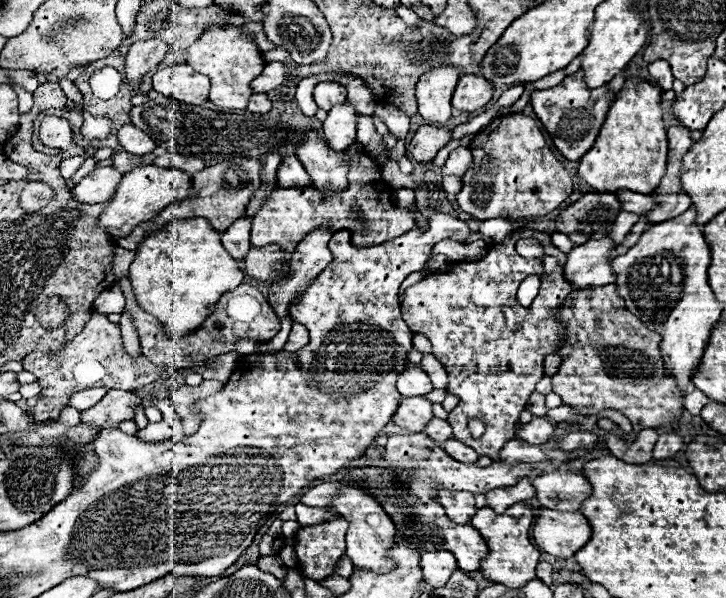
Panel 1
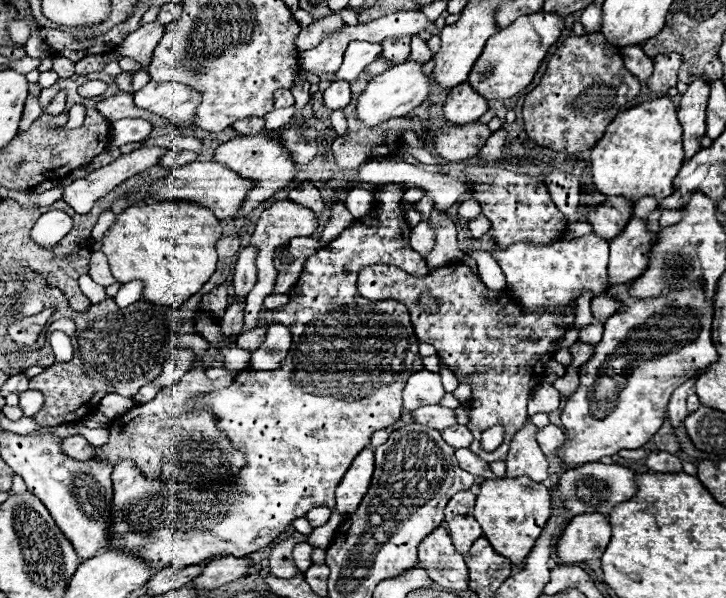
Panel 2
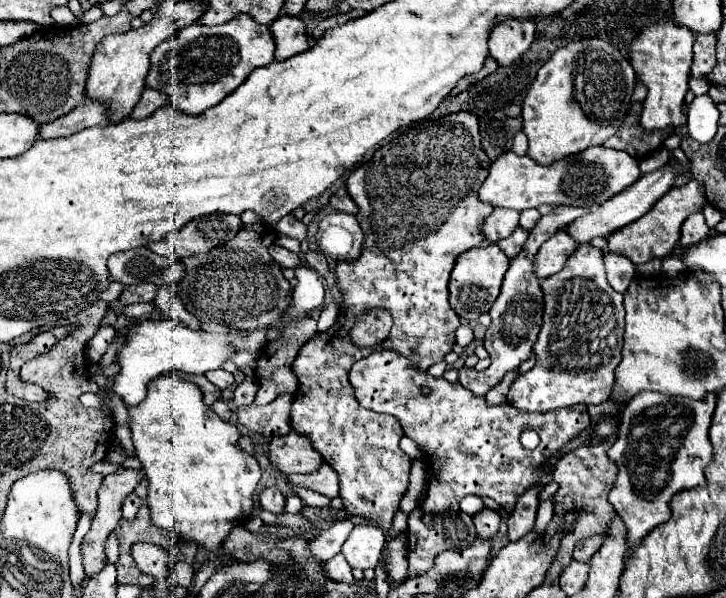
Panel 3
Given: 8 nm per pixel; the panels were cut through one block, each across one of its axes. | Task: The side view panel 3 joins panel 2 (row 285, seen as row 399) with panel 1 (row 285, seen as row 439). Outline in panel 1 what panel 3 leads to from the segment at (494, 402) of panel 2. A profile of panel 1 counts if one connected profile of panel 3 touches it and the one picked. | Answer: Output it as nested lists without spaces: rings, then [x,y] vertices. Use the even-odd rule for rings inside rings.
[[[514,230],[508,238],[502,242],[494,244],[484,258],[476,262],[458,262],[452,264],[450,270],[440,272],[440,274],[430,274],[418,284],[406,288],[404,300],[402,300],[402,318],[410,326],[414,334],[422,334],[432,342],[434,358],[438,358],[444,366],[444,370],[450,376],[448,382],[448,392],[456,394],[460,398],[458,406],[450,412],[448,422],[452,424],[454,436],[458,440],[464,440],[464,444],[476,448],[480,456],[490,456],[494,462],[500,462],[500,448],[516,438],[516,426],[518,426],[518,416],[526,408],[526,402],[530,394],[534,392],[538,380],[544,376],[544,356],[558,352],[558,348],[564,346],[566,330],[562,322],[558,320],[558,310],[566,296],[574,290],[572,284],[564,278],[564,260],[566,254],[560,252],[558,248],[552,248],[550,236],[544,232],[536,230]],[[522,238],[536,238],[540,240],[544,248],[544,256],[556,256],[558,258],[558,268],[552,272],[552,276],[540,278],[540,292],[534,298],[530,308],[522,308],[516,300],[516,290],[520,282],[532,274],[542,276],[544,266],[542,258],[524,258],[516,252],[516,242]],[[470,418],[480,418],[486,424],[486,432],[482,434],[480,440],[470,440],[470,430],[468,430],[468,420]]]

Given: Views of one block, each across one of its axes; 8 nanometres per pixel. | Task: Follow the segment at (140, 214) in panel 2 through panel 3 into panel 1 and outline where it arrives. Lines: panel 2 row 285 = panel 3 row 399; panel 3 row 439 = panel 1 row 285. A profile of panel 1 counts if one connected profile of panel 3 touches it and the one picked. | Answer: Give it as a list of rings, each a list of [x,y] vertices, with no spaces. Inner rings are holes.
[[[190,218],[190,220],[172,220],[158,232],[142,238],[136,246],[134,262],[130,264],[130,280],[136,294],[138,306],[156,316],[160,324],[166,328],[170,336],[186,336],[202,326],[206,316],[214,310],[220,296],[228,290],[234,290],[242,284],[244,272],[240,262],[236,262],[220,242],[220,234],[210,228],[208,220],[204,218]]]

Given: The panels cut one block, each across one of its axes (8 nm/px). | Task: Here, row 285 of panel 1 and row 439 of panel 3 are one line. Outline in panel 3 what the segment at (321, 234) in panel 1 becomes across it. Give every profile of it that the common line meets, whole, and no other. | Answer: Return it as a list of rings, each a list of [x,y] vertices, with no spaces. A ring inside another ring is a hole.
[[[290,430],[290,434],[270,442],[270,460],[284,474],[308,474],[322,462],[320,452],[312,446],[310,438],[296,434],[296,430]]]

